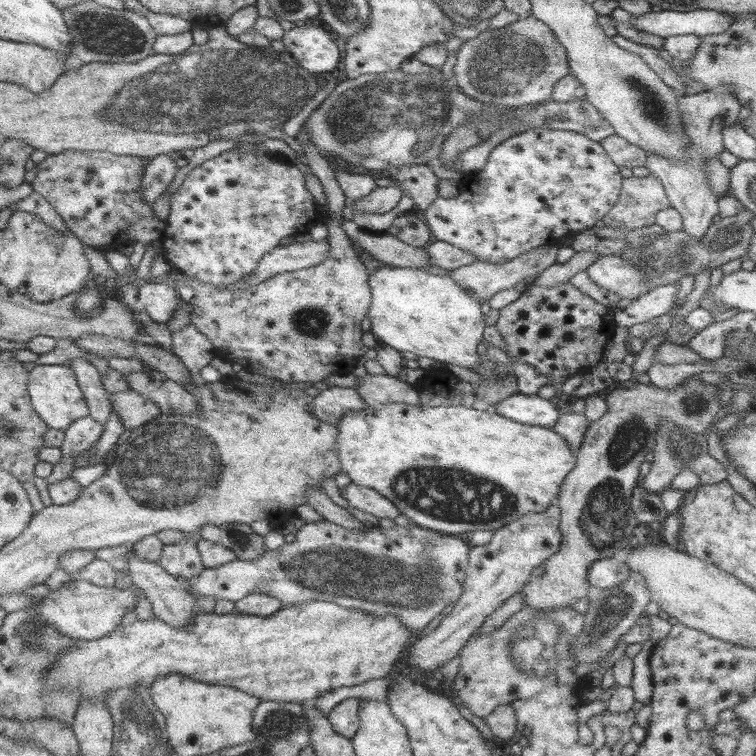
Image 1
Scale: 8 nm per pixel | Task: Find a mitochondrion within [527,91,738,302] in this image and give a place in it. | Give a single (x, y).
(660, 257)

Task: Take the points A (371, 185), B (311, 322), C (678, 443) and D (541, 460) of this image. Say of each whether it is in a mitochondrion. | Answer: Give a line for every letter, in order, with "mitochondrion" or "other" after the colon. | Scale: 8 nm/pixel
A: other
B: mitochondrion
C: mitochondrion
D: other

